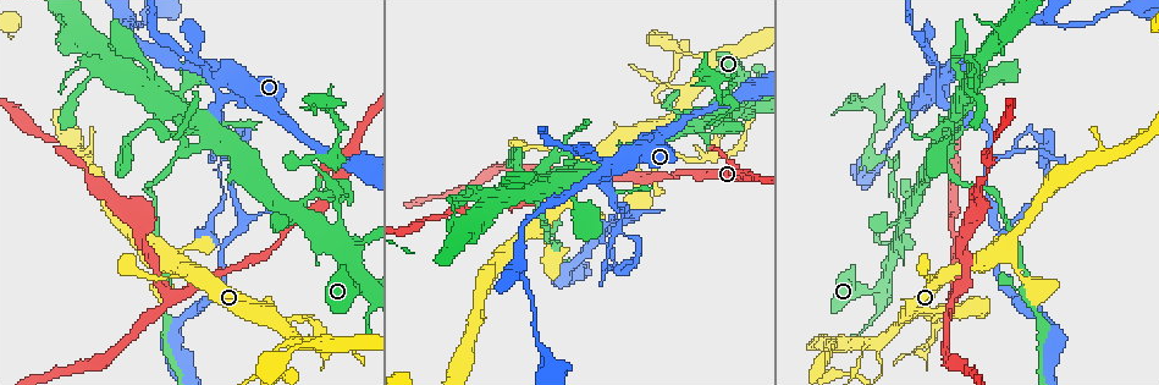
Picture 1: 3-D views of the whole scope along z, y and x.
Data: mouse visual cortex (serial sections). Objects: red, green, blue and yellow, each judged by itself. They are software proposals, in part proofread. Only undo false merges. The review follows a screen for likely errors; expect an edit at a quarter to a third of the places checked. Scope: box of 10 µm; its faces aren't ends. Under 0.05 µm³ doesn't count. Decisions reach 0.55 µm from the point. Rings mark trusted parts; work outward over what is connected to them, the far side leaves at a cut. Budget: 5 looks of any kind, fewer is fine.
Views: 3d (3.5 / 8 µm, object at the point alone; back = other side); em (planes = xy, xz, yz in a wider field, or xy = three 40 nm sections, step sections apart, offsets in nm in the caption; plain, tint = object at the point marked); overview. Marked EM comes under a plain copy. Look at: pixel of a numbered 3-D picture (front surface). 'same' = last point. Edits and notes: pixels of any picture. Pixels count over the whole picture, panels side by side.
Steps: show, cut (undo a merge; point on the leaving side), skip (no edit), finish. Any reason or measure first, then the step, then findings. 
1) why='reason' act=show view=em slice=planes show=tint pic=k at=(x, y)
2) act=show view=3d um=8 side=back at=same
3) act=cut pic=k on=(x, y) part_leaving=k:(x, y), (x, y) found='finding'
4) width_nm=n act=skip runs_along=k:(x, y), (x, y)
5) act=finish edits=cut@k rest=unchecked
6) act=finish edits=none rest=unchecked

why='thin arm on a thick one' act=show view=3d um=3.5 pic=1 at=(918, 314)

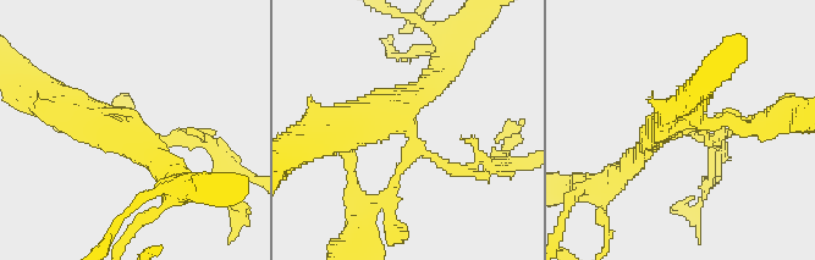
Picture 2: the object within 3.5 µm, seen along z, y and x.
why='need the tissue' act=show view=em slice=xy step=3 show=tint pic=2 at=(404, 126)

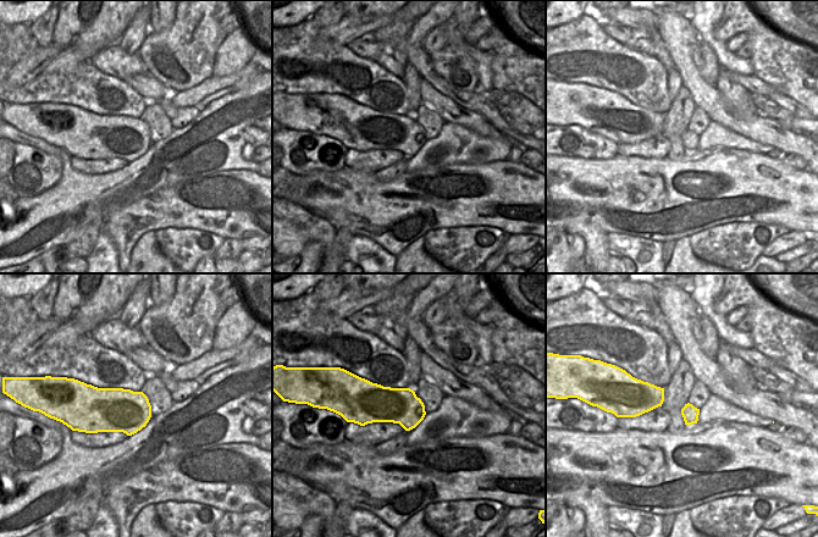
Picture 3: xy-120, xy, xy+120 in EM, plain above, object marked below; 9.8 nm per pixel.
act=cut pic=2 on=(197, 132) part_leaving=2:(435, 158), (458, 170), (526, 160) found='two cells meet here'

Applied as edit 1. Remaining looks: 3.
act=show view=overview

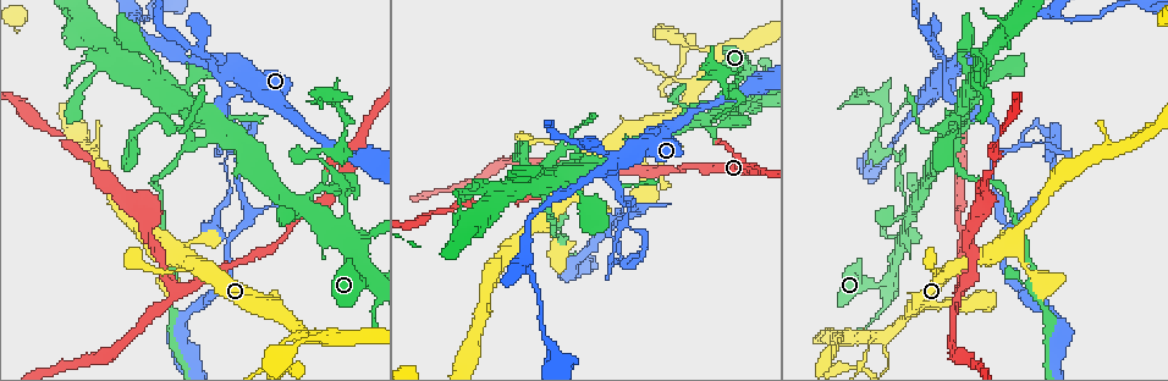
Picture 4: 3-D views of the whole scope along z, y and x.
why='arms run side by side' act=show view=3d um=3.5 side=back pic=4 at=(746, 103)

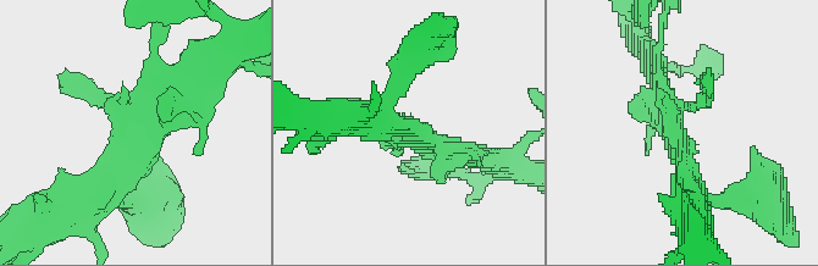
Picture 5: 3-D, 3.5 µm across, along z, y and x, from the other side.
act=show view=em slice=xy step=3 show=tint pic=5 at=(680, 142)

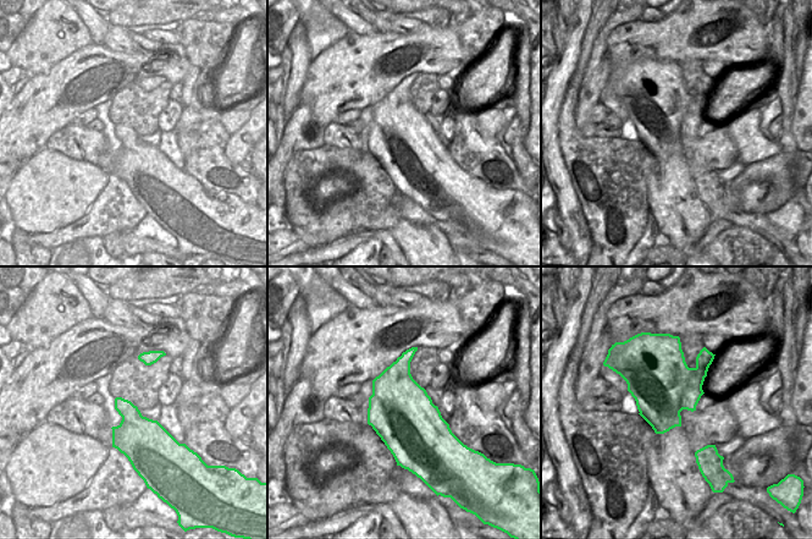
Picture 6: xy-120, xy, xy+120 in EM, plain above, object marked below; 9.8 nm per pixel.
width_nm=650 act=skip runs_along=5:(114, 198), (110, 178), (200, 81) found='continuous, no second cell'

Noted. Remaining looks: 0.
act=finish edits=cut@2 rest=unchecked

